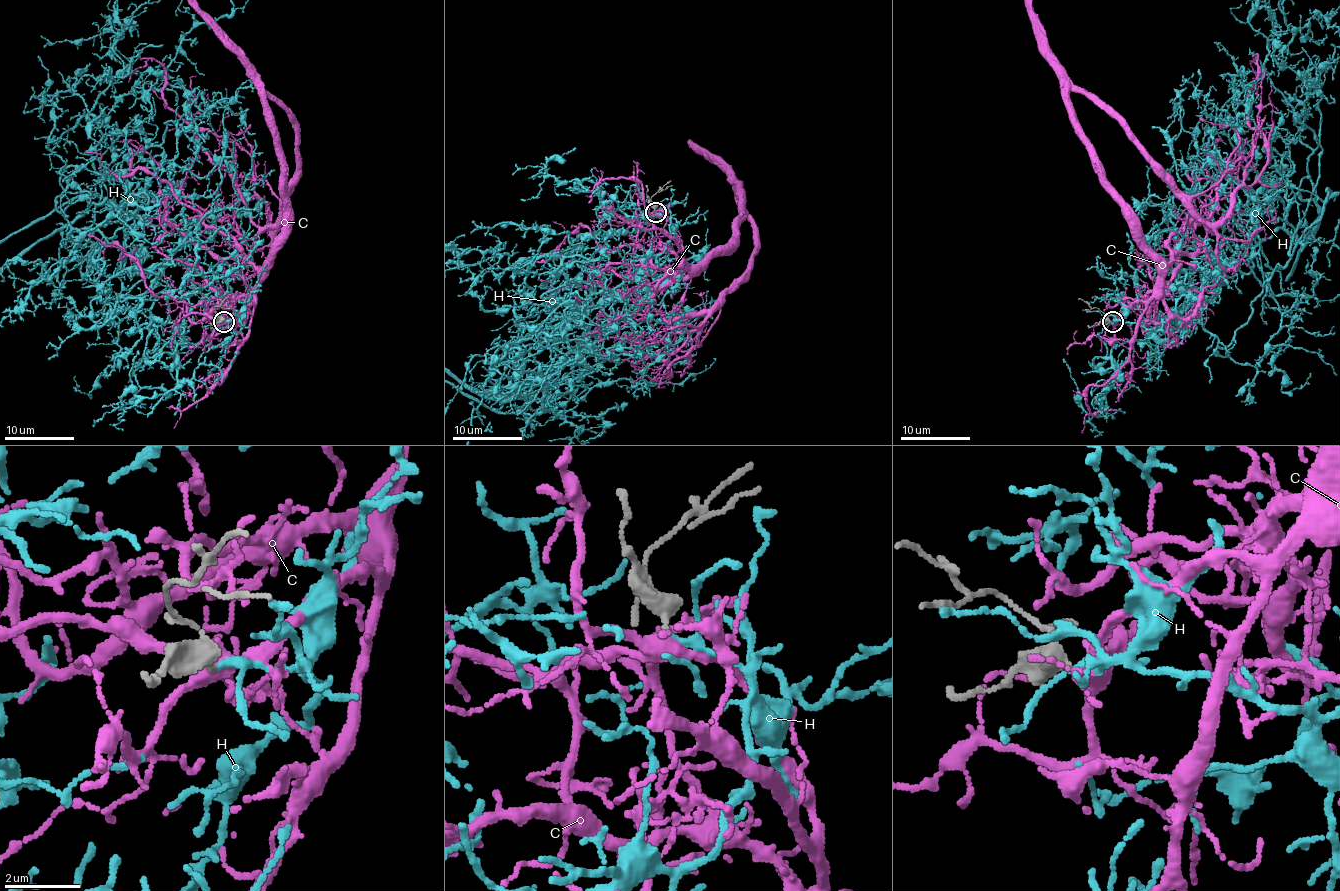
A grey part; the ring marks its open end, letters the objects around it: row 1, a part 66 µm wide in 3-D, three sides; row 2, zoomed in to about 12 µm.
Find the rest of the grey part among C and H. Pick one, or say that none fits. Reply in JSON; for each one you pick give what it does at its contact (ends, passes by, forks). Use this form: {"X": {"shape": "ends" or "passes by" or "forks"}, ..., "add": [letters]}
{"H": {"shape": "passes by"}, "add": ["H"]}

